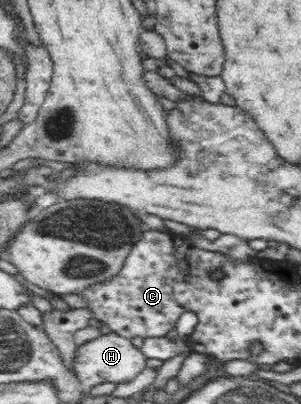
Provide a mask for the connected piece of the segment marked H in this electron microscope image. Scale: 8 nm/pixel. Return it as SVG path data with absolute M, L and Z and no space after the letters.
M108 333L77 346L73 370L84 386L92 388L106 382L118 384L132 380L146 367L146 359L145 354L130 339L120 334Z

